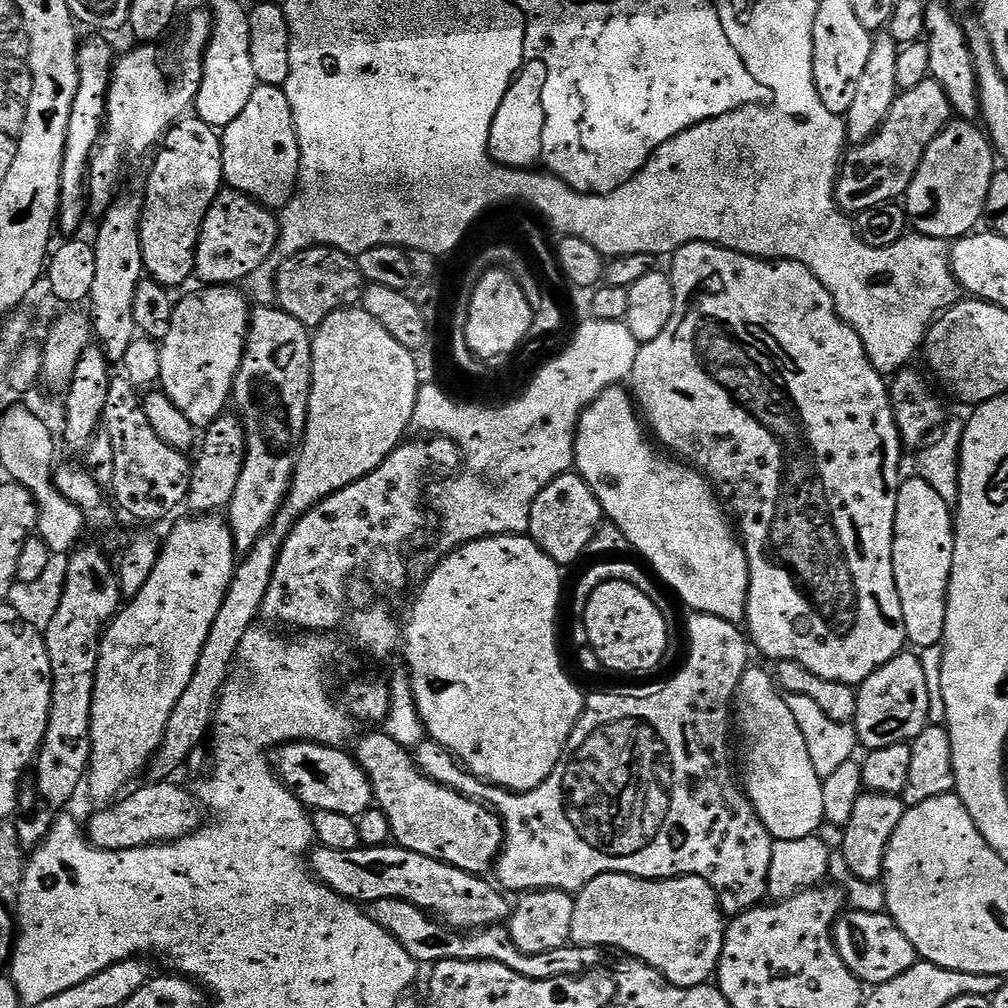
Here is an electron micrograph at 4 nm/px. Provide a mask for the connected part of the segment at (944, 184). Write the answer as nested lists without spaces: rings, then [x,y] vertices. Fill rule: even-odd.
[[[952,122],[943,132],[930,142],[914,178],[906,193],[906,207],[911,227],[921,236],[929,236],[935,240],[955,242],[962,236],[975,233],[979,220],[985,219],[984,207],[986,194],[990,194],[992,175],[998,170],[998,160],[989,137],[983,131],[976,129],[972,122]]]

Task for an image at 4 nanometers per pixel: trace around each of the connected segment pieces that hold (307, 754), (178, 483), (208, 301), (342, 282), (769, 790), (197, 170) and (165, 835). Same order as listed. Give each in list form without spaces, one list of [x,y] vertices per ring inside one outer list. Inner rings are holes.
[[[297,742],[279,749],[278,775],[284,785],[293,792],[300,803],[321,812],[334,810],[334,814],[361,817],[373,807],[372,784],[355,755],[344,753],[345,749],[330,744]]]
[[[127,378],[113,379],[106,399],[102,428],[108,431],[108,444],[112,447],[112,492],[116,500],[136,520],[160,520],[168,516],[179,504],[188,499],[192,481],[193,461],[183,451],[170,447],[154,432],[144,413],[142,396],[137,385]]]
[[[205,285],[176,303],[160,347],[162,370],[159,383],[167,397],[198,430],[223,415],[226,400],[244,357],[250,307],[233,285]]]
[[[312,247],[288,256],[277,267],[275,293],[279,307],[309,328],[320,326],[339,308],[355,307],[362,299],[366,281],[359,261],[344,251],[330,247]]]
[[[749,667],[740,683],[734,712],[738,717],[739,731],[741,728],[745,738],[748,739],[748,773],[745,776],[743,773],[742,784],[748,797],[751,798],[756,812],[762,818],[768,832],[771,833],[773,841],[801,840],[807,836],[817,835],[821,831],[820,824],[825,823],[822,804],[824,781],[815,773],[814,763],[811,762],[810,753],[806,748],[806,741],[790,712],[790,707],[787,706],[773,673],[771,676],[764,668]]]
[[[181,118],[168,129],[158,151],[156,161],[148,172],[148,185],[142,191],[142,211],[140,213],[140,249],[144,259],[145,273],[159,281],[169,290],[176,290],[179,284],[193,279],[196,270],[196,247],[202,230],[202,222],[214,202],[214,198],[225,187],[222,166],[222,136],[198,118]]]
[[[171,779],[147,782],[133,796],[125,795],[107,806],[100,806],[86,820],[86,839],[103,852],[125,852],[131,848],[145,848],[148,844],[163,844],[180,840],[201,823],[201,805],[191,791],[188,792]],[[125,799],[125,800],[124,800]]]

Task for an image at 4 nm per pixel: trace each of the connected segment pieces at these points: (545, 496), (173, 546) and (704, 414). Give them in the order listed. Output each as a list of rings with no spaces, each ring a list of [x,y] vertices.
[[[573,470],[554,478],[554,482],[547,484],[540,490],[538,498],[534,498],[527,535],[552,561],[567,566],[587,553],[588,543],[605,520],[604,507],[600,505],[594,490],[580,477],[579,472]]]
[[[220,514],[189,517],[173,526],[168,540],[166,536],[163,541],[154,574],[150,574],[146,586],[112,617],[100,637],[96,689],[90,706],[92,763],[86,777],[86,788],[92,791],[94,799],[100,800],[96,802],[115,801],[125,791],[123,788],[147,769],[152,756],[160,749],[166,722],[170,722],[178,698],[182,698],[186,686],[190,686],[190,678],[194,678],[202,646],[206,646],[210,626],[214,626],[214,618],[218,618],[218,610],[222,610],[222,602],[236,572],[238,553],[225,517]]]
[[[704,240],[683,244],[681,248],[671,253],[670,260],[672,260],[670,275],[674,286],[674,314],[666,330],[662,330],[658,338],[640,345],[640,353],[634,362],[634,370],[630,377],[635,399],[646,420],[648,415],[647,423],[650,428],[652,423],[651,431],[654,436],[656,431],[657,436],[655,439],[657,441],[660,439],[659,443],[669,453],[683,458],[689,465],[703,472],[714,485],[719,499],[726,504],[728,500],[727,507],[729,509],[732,507],[740,519],[738,532],[742,537],[744,553],[748,559],[746,632],[755,651],[757,648],[773,662],[781,660],[798,662],[806,666],[810,674],[818,674],[818,678],[858,686],[866,678],[870,678],[874,670],[886,666],[886,662],[890,662],[905,651],[908,639],[902,616],[902,598],[898,598],[898,586],[894,582],[892,557],[896,499],[902,483],[902,475],[900,476],[902,441],[896,425],[896,412],[892,409],[889,381],[872,365],[862,338],[836,313],[832,295],[806,265],[793,260],[745,256],[743,252],[722,248],[719,244],[708,244]]]

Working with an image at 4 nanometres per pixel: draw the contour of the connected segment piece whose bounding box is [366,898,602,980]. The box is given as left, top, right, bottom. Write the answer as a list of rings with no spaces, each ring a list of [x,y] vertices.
[[[382,898],[367,905],[368,917],[378,922],[398,943],[414,958],[417,965],[434,966],[443,960],[489,960],[498,962],[526,978],[545,980],[559,976],[579,976],[588,974],[591,968],[600,964],[601,949],[590,948],[582,944],[566,943],[558,949],[546,950],[545,953],[523,953],[514,944],[509,929],[504,926],[461,930],[452,928],[443,920],[398,898]]]

